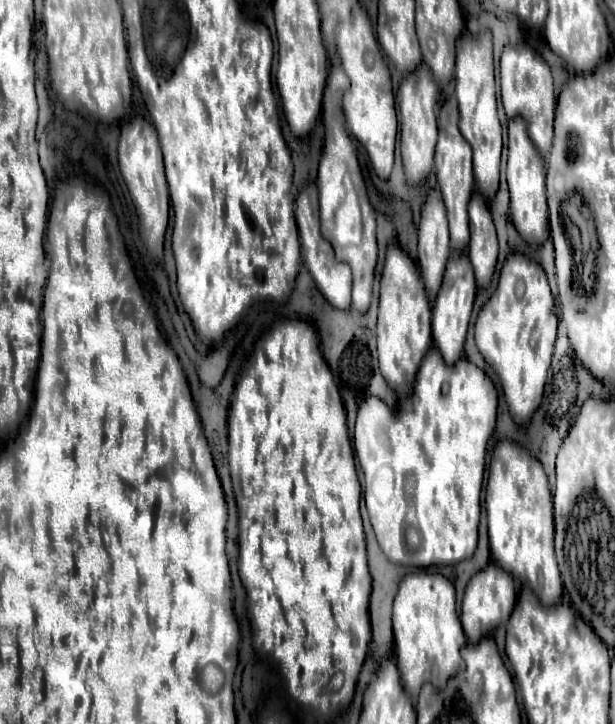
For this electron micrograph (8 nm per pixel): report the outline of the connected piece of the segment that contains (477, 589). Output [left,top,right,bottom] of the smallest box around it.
[461,561,517,643]

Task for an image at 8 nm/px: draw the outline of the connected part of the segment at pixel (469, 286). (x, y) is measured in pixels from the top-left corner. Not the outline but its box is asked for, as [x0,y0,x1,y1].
[431,253,477,365]

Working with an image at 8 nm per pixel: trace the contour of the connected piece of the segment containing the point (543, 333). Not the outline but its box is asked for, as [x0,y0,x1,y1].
[475,253,557,425]

